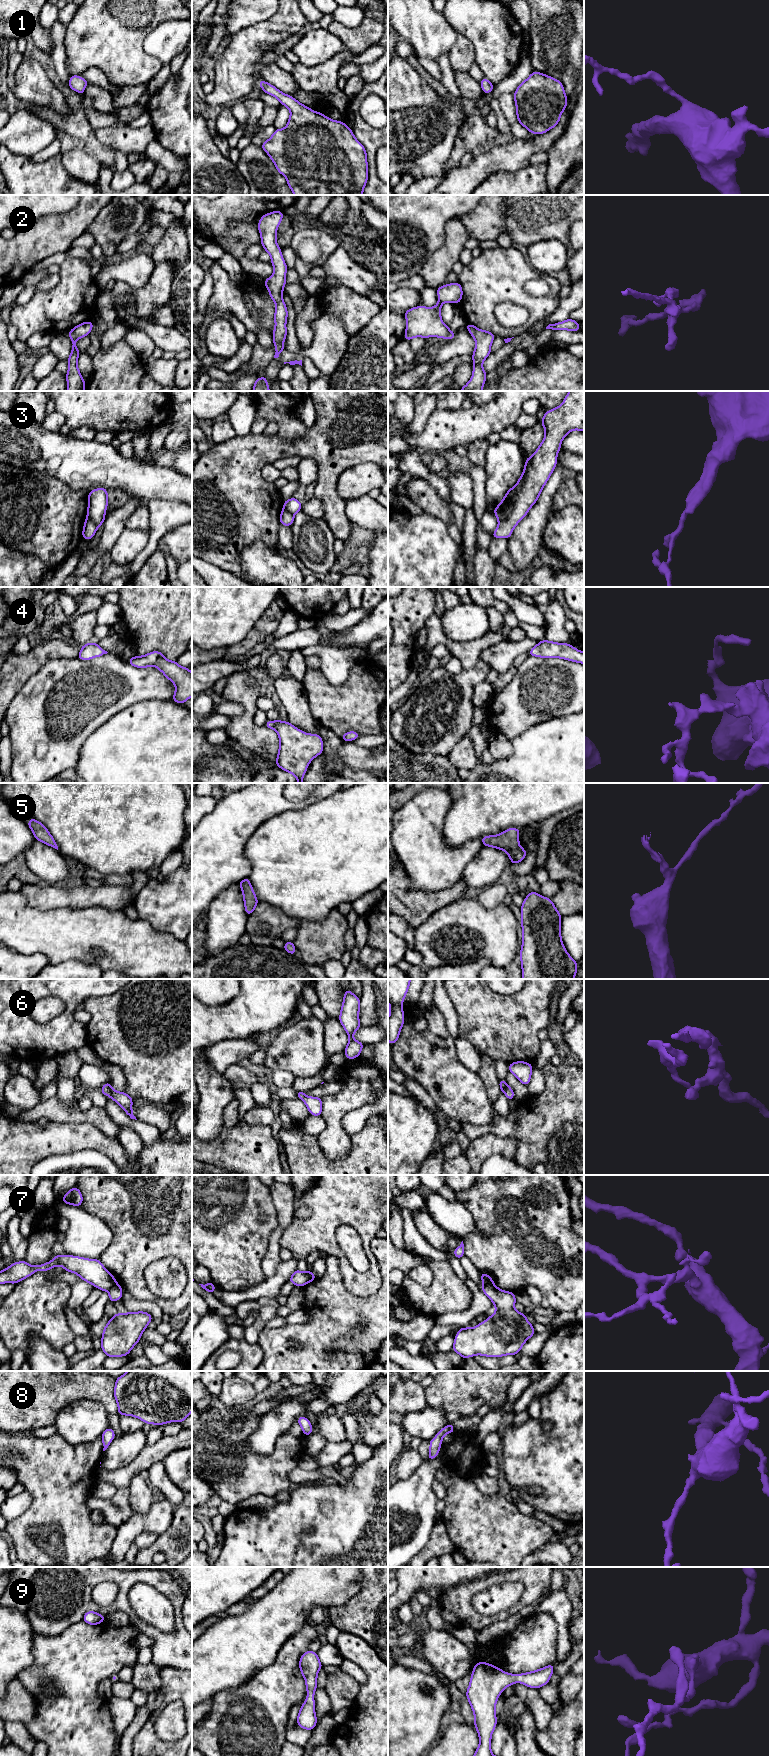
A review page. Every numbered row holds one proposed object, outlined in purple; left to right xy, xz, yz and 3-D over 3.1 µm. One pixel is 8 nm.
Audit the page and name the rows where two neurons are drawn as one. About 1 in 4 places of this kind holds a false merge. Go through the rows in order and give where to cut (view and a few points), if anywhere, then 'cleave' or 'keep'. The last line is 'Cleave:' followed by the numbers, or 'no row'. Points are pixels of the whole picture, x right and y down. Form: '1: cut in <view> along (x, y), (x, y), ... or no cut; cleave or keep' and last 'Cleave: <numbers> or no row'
1: no cut; keep
2: no cut; keep
3: cut in yz along (532, 456), (532, 464), (512, 512), (505, 519), (499, 521); cleave
4: no cut; keep
5: no cut; keep
6: cut in xy along (110, 1087), (106, 1095); cleave
7: cut in xz along (307, 1272), (308, 1282); cleave
8: no cut; keep
9: no cut; keep
Cleave: 3, 6, 7

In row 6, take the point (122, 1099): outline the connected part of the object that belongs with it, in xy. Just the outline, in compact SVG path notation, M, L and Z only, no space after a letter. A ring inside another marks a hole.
M110 1088L107 1096L112 1098L127 1113L127 1115L131 1119L137 1120L136 1117L133 1115L132 1111L133 1099L127 1093L118 1092Z

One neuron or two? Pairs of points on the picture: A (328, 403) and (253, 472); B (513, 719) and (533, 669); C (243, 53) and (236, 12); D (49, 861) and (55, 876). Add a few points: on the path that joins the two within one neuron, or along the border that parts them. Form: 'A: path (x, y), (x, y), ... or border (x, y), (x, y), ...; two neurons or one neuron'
A: path (322, 427), (302, 447), (273, 449); one neuron
B: path (519, 707), (533, 693), (533, 681); one neuron
C: border (261, 21), (244, 26), (229, 34); two neurons
D: path (49, 865), (55, 872); one neuron

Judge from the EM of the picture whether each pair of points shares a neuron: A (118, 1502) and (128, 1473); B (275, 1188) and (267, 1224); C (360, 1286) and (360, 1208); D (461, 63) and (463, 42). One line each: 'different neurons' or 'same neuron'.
A: different neurons
B: different neurons
C: same neuron
D: same neuron

